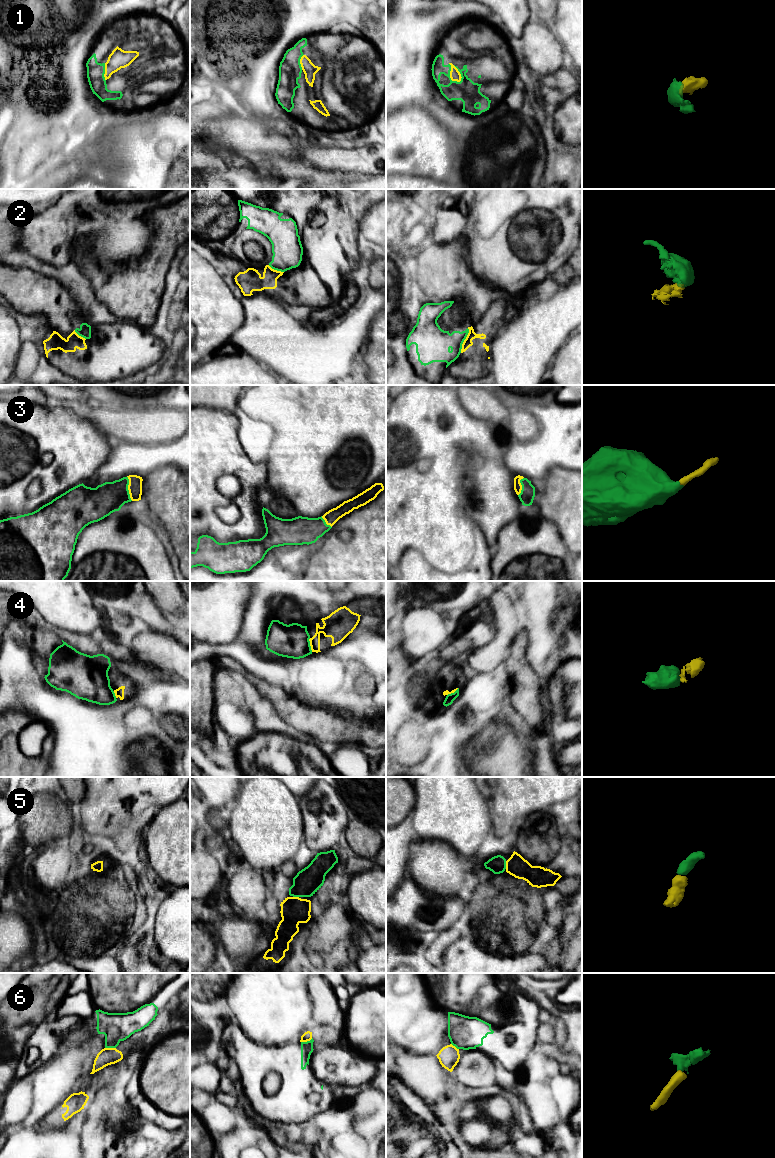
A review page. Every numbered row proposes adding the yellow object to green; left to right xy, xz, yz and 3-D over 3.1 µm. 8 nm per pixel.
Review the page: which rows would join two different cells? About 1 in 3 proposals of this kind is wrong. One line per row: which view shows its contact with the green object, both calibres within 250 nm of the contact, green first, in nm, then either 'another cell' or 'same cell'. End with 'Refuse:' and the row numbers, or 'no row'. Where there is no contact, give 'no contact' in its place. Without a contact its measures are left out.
1: contact in yz; calibres 180 and 90 nm; same cell
2: contact in yz; calibres 260 and 70 nm; another cell
3: contact in xy; calibres 240 and 110 nm; same cell
4: contact in xz; calibres 280 and 170 nm; same cell
5: contact in yz; calibres 140 and 170 nm; same cell
6: contact in xz; calibres 100 and 80 nm; another cell
Refuse: 2, 6

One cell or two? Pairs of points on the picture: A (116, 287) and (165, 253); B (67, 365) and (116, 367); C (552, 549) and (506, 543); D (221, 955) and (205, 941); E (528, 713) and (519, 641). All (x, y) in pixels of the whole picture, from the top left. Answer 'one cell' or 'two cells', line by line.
A: one cell
B: one cell
C: one cell
D: two cells
E: one cell

